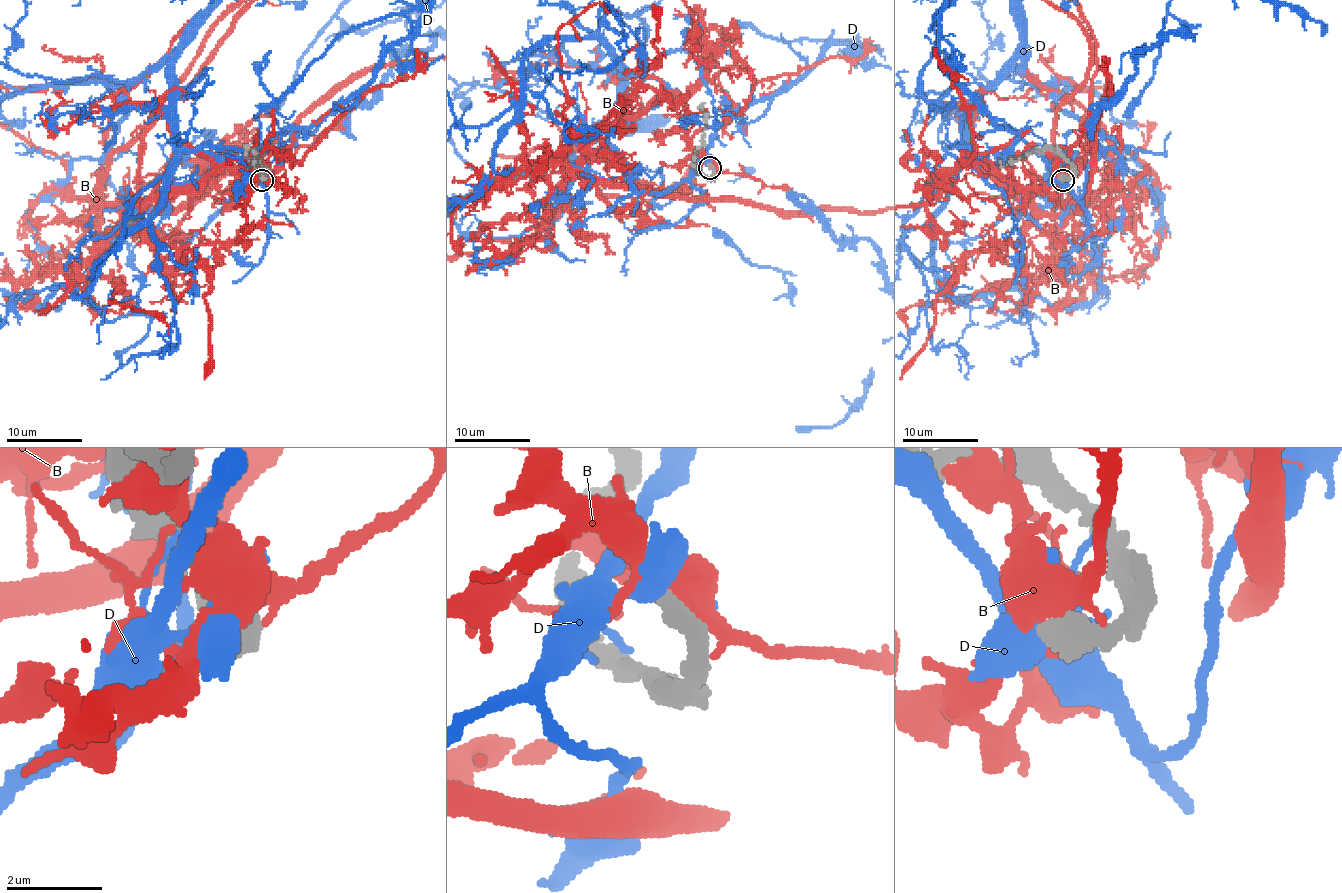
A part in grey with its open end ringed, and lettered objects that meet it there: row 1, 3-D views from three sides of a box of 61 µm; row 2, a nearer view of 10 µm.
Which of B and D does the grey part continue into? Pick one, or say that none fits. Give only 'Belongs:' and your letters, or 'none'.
Belongs: none

